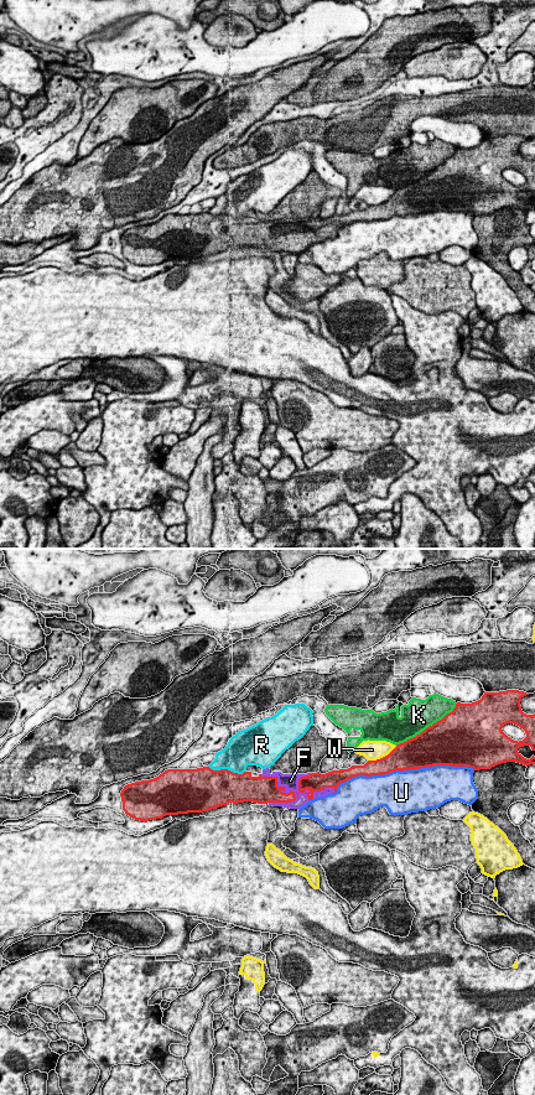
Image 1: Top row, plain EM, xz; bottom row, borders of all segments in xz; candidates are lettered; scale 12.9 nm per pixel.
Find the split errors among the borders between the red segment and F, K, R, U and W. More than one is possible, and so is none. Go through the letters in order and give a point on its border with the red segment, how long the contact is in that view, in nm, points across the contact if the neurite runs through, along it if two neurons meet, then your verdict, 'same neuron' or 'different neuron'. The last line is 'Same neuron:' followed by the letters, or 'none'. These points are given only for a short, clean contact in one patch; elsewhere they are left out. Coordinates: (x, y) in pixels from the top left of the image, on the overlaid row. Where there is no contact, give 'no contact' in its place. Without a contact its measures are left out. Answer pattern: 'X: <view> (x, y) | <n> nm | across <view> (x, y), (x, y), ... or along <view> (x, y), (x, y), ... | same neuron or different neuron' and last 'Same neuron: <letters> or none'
F: xz (284, 789) | 700 nm | same neuron
K: xz (427, 727) | 950 nm | different neuron
R: xz (227, 769) | 480 nm | different neuron
U: xz (401, 771) | 1850 nm | different neuron
W: xz (383, 757) | 440 nm | different neuron
Same neuron: F

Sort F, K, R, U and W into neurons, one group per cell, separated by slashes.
F / K / R / U / W

